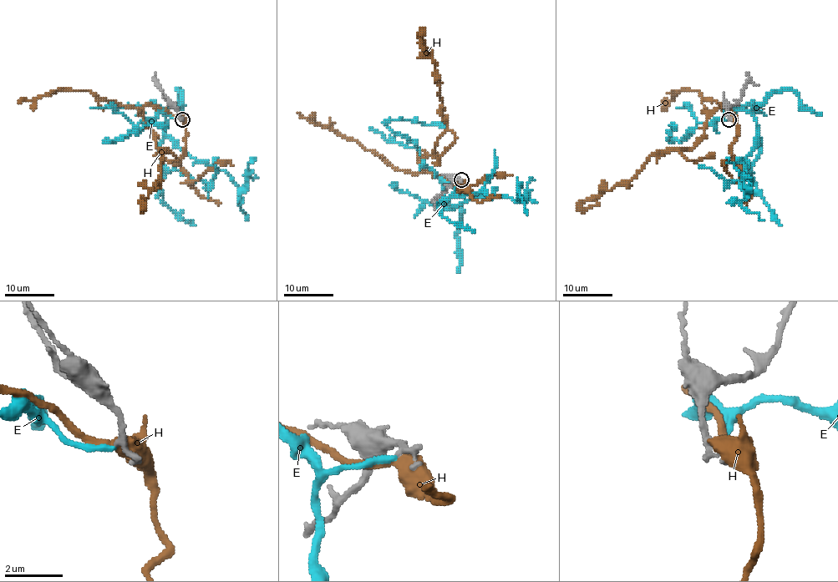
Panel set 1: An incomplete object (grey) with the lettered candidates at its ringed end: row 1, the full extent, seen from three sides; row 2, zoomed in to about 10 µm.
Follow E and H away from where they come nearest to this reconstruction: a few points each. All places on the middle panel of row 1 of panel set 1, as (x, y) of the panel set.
E: (456, 180), (444, 186), (445, 209), (456, 208), (476, 195), (504, 196), (516, 201), (517, 190), (527, 214)
H: (457, 180), (421, 168), (421, 159), (433, 153), (446, 129), (439, 79), (421, 32), (424, 49)

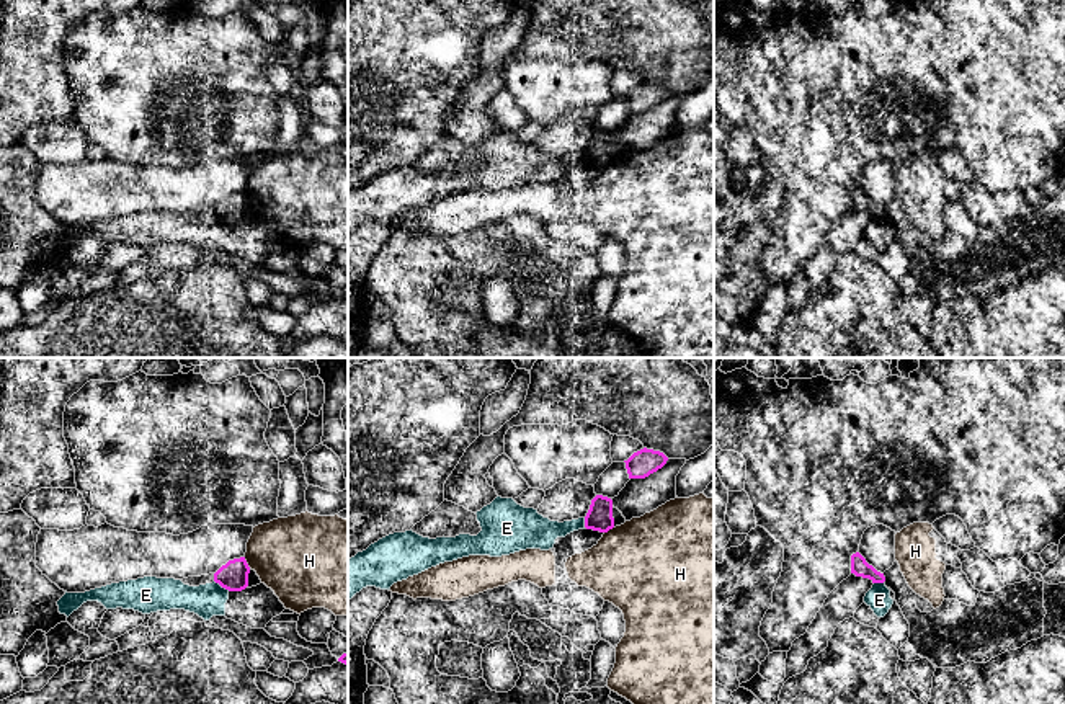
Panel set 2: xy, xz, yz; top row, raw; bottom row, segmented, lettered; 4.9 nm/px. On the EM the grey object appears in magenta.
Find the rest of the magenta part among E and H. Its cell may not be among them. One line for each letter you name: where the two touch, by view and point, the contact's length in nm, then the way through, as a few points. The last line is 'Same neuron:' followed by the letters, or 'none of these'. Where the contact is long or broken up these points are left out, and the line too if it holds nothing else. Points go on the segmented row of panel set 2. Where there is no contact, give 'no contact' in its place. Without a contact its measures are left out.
Same neuron: none of these

